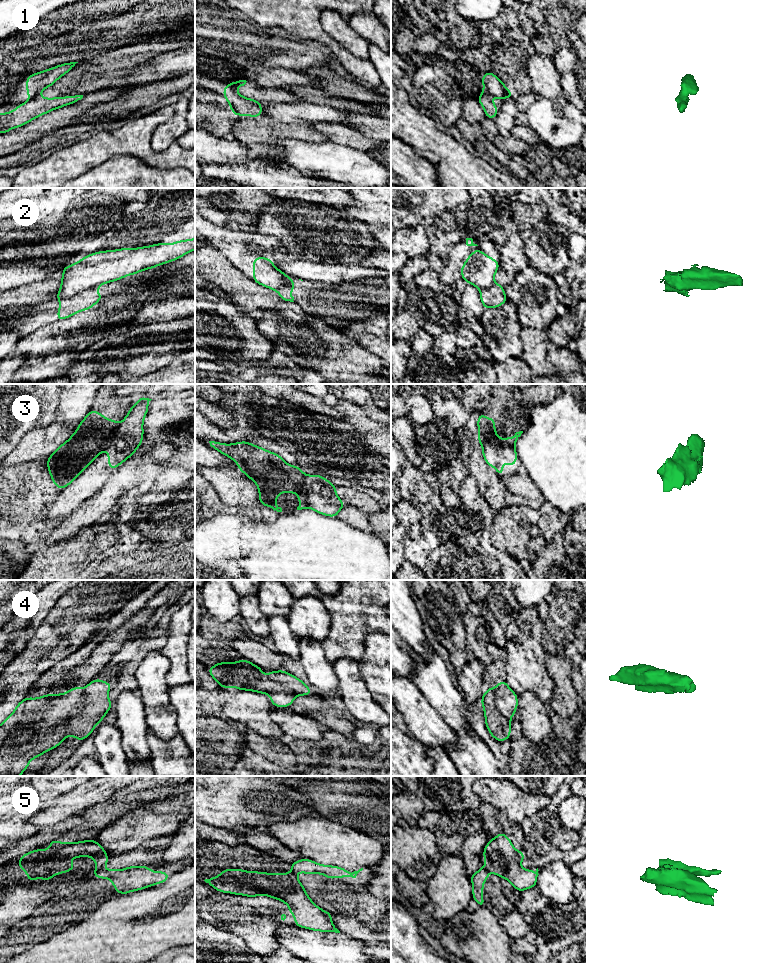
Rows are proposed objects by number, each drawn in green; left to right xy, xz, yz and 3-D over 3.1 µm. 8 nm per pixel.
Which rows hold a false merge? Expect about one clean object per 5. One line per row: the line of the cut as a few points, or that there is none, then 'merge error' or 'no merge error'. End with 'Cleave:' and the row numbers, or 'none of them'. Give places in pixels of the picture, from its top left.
1: cut in xy along (37, 94), (30, 99); merge error
2: cut in xy along (102, 283), (72, 295), (57, 298); merge error
3: cut in yz along (513, 446), (486, 442), (482, 447); merge error
4: cut in xy along (85, 689), (84, 703), (67, 721), (67, 734); merge error
5: cut in xy along (103, 866), (93, 874); merge error
Cleave: 1, 2, 3, 4, 5

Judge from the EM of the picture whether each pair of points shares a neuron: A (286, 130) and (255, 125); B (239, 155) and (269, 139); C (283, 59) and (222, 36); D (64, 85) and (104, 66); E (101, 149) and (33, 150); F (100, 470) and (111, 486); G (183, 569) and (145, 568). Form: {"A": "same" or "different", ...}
{"A": "same", "B": "different", "C": "same", "D": "same", "E": "different", "F": "different", "G": "same"}

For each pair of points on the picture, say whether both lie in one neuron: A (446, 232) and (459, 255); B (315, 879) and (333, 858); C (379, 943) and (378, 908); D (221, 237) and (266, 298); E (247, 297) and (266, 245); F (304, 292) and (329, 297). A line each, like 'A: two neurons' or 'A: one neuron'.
A: two neurons
B: two neurons
C: two neurons
D: one neuron
E: one neuron
F: one neuron

